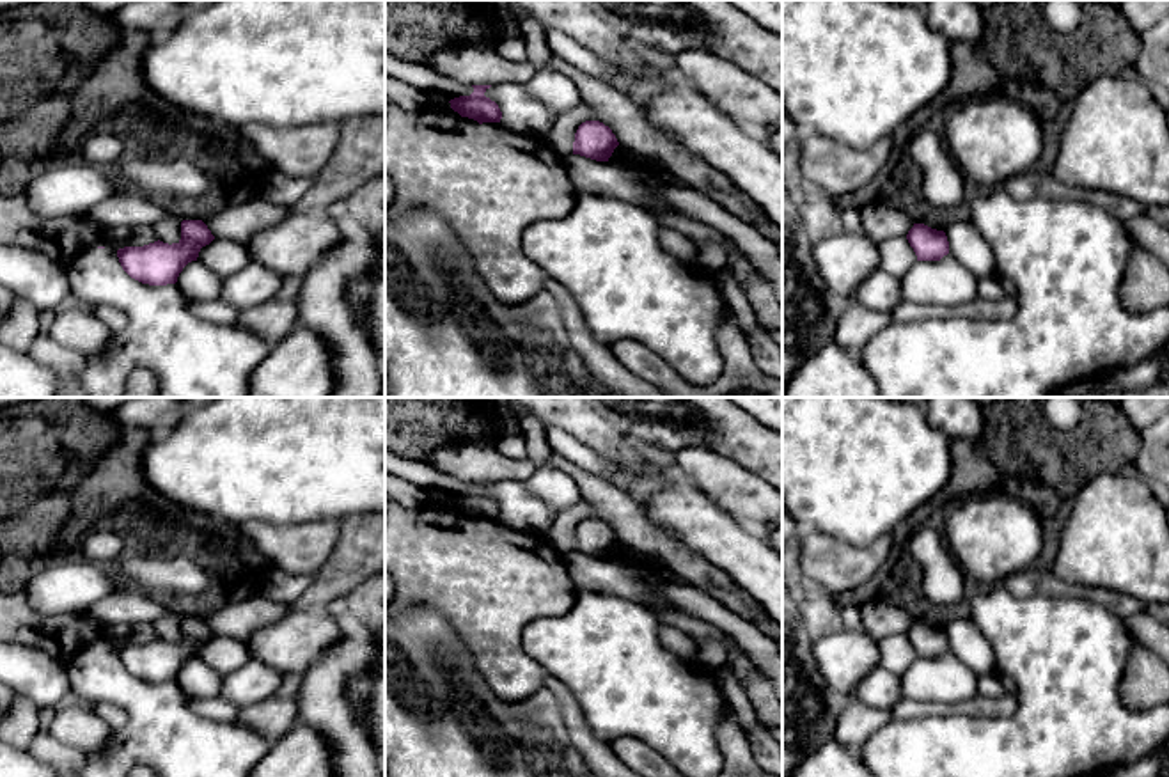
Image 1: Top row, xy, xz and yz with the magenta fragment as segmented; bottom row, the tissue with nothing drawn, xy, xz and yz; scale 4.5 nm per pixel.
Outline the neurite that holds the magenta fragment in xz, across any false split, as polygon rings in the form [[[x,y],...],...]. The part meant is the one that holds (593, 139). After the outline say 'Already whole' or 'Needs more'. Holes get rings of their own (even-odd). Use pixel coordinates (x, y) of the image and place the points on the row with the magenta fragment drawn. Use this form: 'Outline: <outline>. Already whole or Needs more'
Outline: [[[585,121],[575,133],[573,154],[608,161],[617,145],[619,142],[608,126],[600,121]]]. Already whole

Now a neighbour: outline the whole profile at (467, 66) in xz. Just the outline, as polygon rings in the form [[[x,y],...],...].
[[[452,50],[433,55],[426,66],[465,85],[527,83],[536,67],[532,62],[509,62],[497,51]]]

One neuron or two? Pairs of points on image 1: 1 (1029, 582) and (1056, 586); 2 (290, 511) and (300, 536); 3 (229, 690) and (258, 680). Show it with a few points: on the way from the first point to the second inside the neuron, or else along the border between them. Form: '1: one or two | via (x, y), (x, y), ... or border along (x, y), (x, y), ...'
1: one | via (1036, 582), (1049, 584)
2: two | border along (309, 520), (295, 524), (252, 522)
3: one | via (236, 687), (251, 683)

